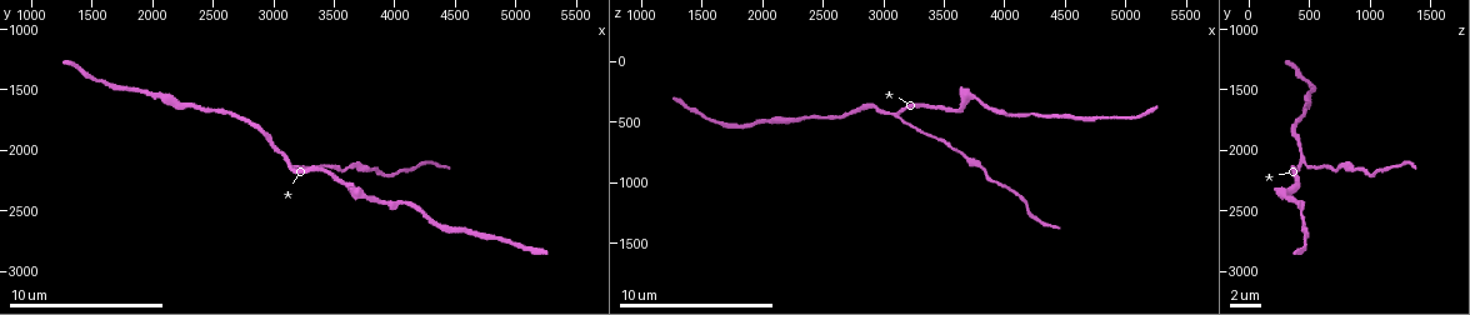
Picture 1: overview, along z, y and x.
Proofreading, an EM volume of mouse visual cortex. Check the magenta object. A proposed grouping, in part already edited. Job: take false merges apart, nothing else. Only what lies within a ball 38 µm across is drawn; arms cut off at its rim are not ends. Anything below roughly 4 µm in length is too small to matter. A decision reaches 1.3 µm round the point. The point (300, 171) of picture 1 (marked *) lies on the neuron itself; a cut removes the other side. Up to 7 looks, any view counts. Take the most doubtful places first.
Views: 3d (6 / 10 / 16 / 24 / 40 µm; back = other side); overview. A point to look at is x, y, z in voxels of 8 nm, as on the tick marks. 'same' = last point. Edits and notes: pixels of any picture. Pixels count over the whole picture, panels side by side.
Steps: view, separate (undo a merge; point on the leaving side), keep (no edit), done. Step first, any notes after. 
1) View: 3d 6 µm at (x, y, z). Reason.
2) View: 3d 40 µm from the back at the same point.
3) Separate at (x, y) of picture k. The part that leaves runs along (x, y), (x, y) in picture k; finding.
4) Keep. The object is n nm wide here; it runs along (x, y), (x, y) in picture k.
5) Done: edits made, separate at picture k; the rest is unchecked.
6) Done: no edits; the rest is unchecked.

View: 3d 6 µm at (2020, 1540, 480). Calibre changes.

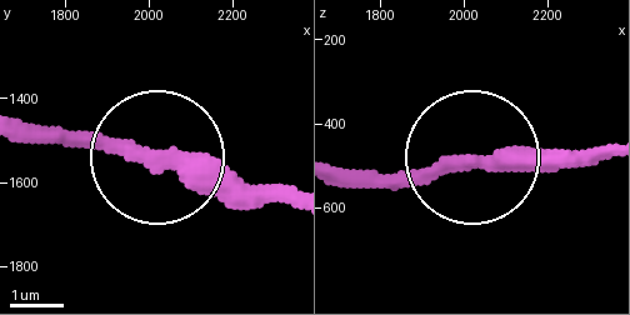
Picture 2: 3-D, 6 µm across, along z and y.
Keep. It runs along (284, 201), (95, 143), (20, 143) in picture 2; one neuron here.

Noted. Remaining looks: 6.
View: 3d 10 µm at (3780, 2400, 320). Thick turns thin.

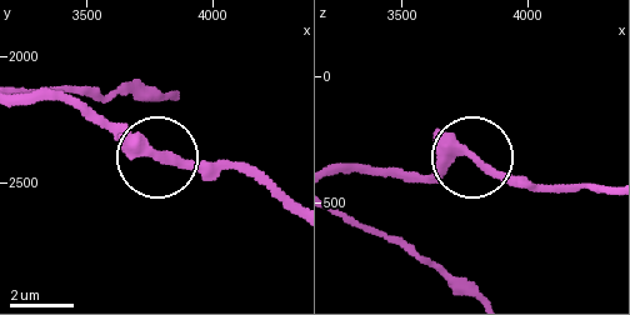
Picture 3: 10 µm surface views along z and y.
View: 3d 6 µm at (3780, 2380, 310). Closer look.

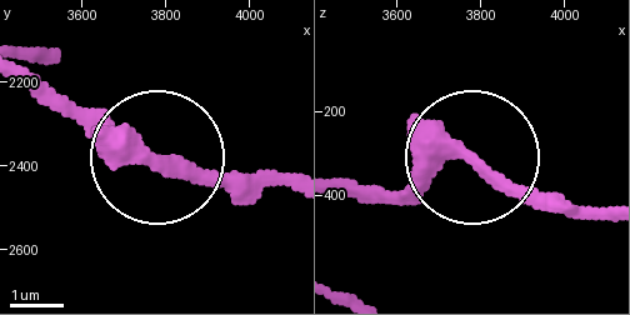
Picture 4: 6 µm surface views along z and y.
Keep. It runs along (344, 183), (398, 191), (464, 151), (581, 214) in picture 4; all the same neuron.

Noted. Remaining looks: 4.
View: 3d 16 µm at (4340, 2600, 440). Thick turns thin.

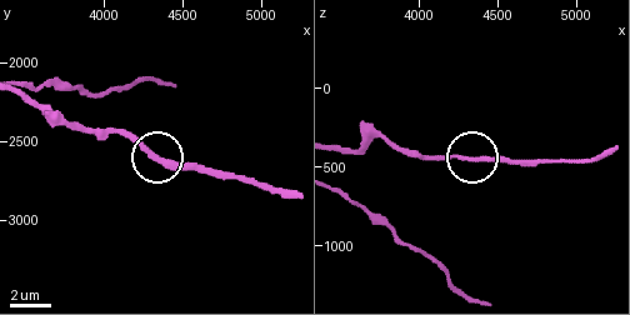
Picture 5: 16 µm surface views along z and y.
Keep. The object is 260 nm wide here; all the same neuron.

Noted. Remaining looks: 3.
Done: no edits; the rest is unchecked.

